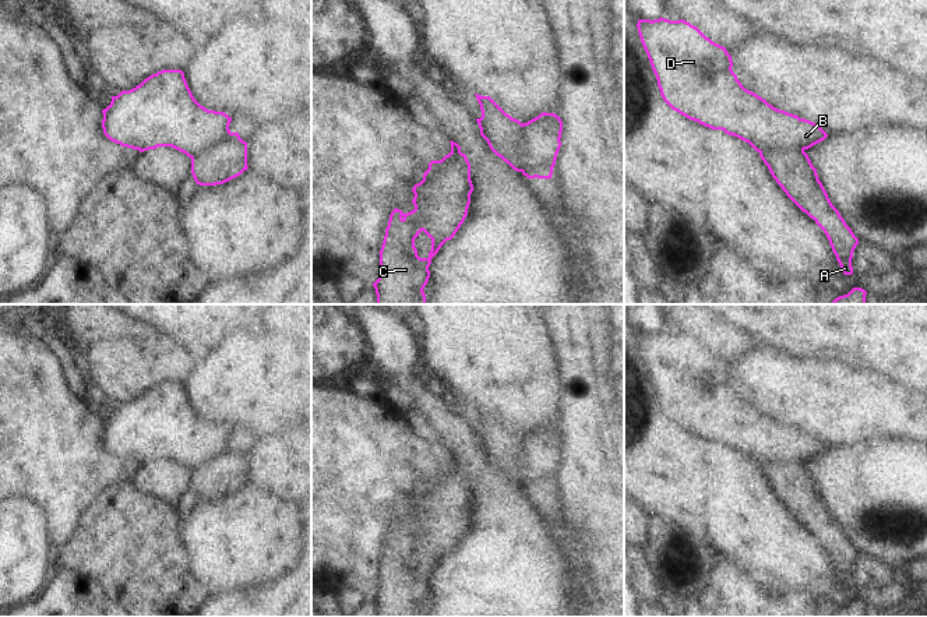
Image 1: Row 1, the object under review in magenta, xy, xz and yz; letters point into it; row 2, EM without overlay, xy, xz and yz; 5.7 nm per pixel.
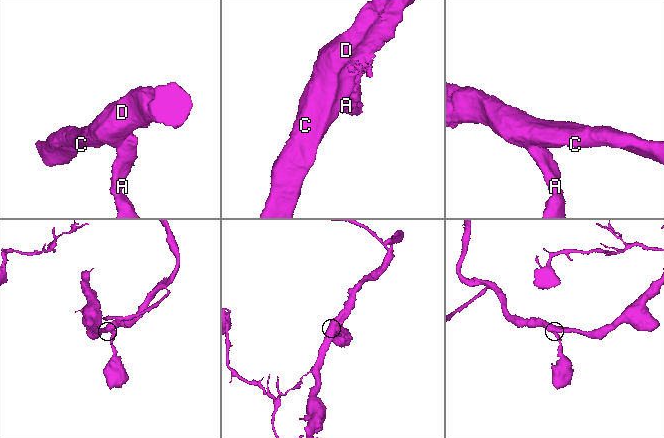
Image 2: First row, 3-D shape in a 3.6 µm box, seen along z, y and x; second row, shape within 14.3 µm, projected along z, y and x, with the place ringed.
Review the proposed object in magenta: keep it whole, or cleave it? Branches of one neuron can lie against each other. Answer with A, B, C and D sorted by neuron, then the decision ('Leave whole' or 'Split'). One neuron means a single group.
Groups: A / B C D. Split

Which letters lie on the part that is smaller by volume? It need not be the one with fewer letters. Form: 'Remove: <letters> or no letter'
Remove: A

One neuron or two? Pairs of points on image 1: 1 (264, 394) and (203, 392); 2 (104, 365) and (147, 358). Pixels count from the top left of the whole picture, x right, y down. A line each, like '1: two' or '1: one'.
1: one
2: one

